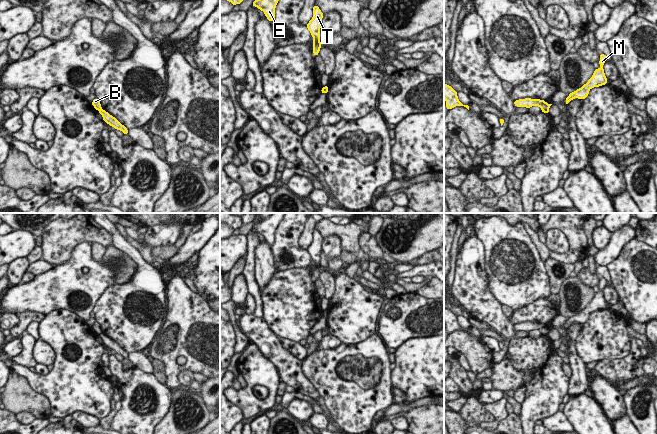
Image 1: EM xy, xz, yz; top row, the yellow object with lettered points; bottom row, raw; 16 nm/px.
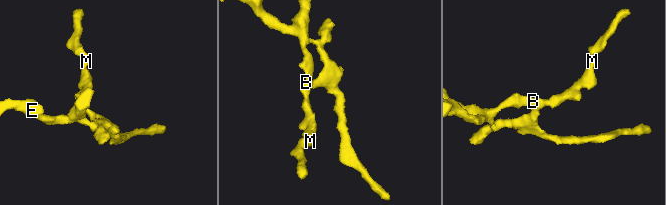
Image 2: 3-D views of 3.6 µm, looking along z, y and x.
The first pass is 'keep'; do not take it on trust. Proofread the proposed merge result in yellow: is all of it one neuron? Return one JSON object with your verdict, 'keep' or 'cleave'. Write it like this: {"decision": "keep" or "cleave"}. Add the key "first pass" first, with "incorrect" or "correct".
{"first pass": "incorrect", "decision": "cleave"}

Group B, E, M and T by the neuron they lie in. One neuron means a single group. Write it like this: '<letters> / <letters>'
B M T / E

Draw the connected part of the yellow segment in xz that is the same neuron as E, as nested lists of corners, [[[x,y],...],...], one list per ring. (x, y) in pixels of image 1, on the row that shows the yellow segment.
[[[254,0],[252,6],[264,12],[267,19],[271,22],[275,18],[275,8],[279,0]]]

